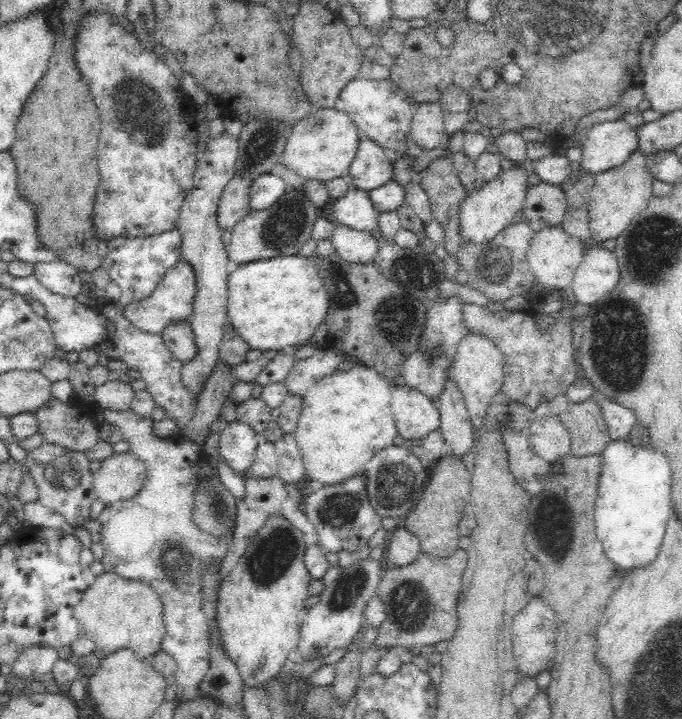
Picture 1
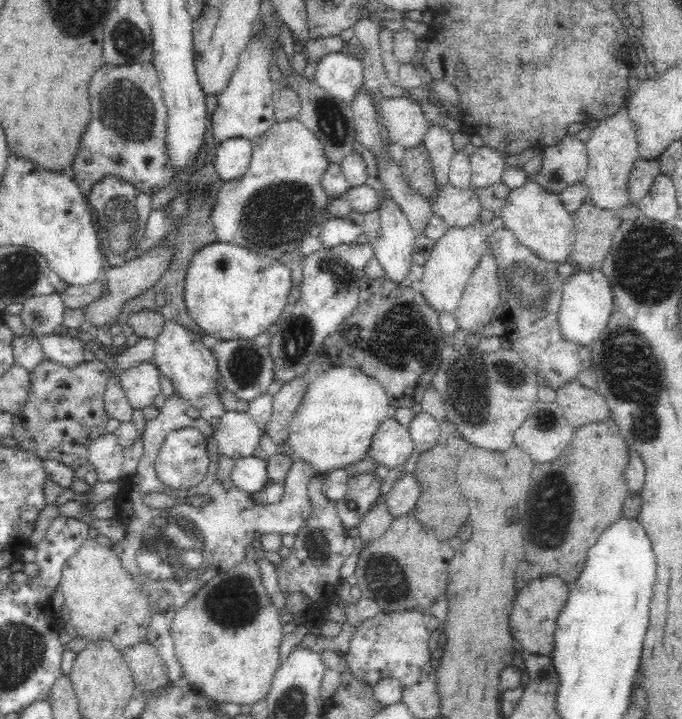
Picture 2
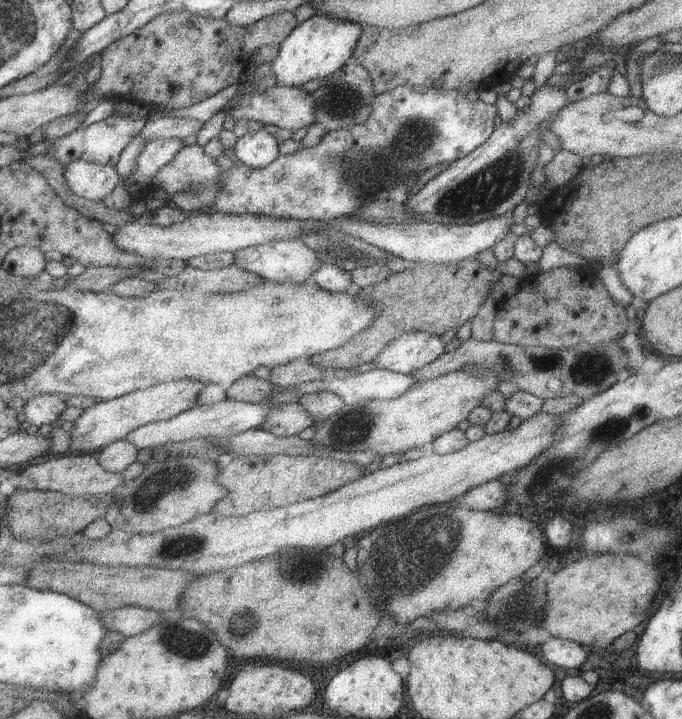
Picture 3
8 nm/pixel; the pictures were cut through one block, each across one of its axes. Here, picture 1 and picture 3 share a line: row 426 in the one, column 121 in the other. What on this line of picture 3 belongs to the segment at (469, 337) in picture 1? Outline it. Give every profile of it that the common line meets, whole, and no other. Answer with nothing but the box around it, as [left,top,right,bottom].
[16,451,123,496]

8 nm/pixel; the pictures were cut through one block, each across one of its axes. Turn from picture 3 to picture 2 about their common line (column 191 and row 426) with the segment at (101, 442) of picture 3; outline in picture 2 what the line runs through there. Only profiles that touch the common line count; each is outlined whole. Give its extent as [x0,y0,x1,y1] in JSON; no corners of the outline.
[366,418,414,469]

